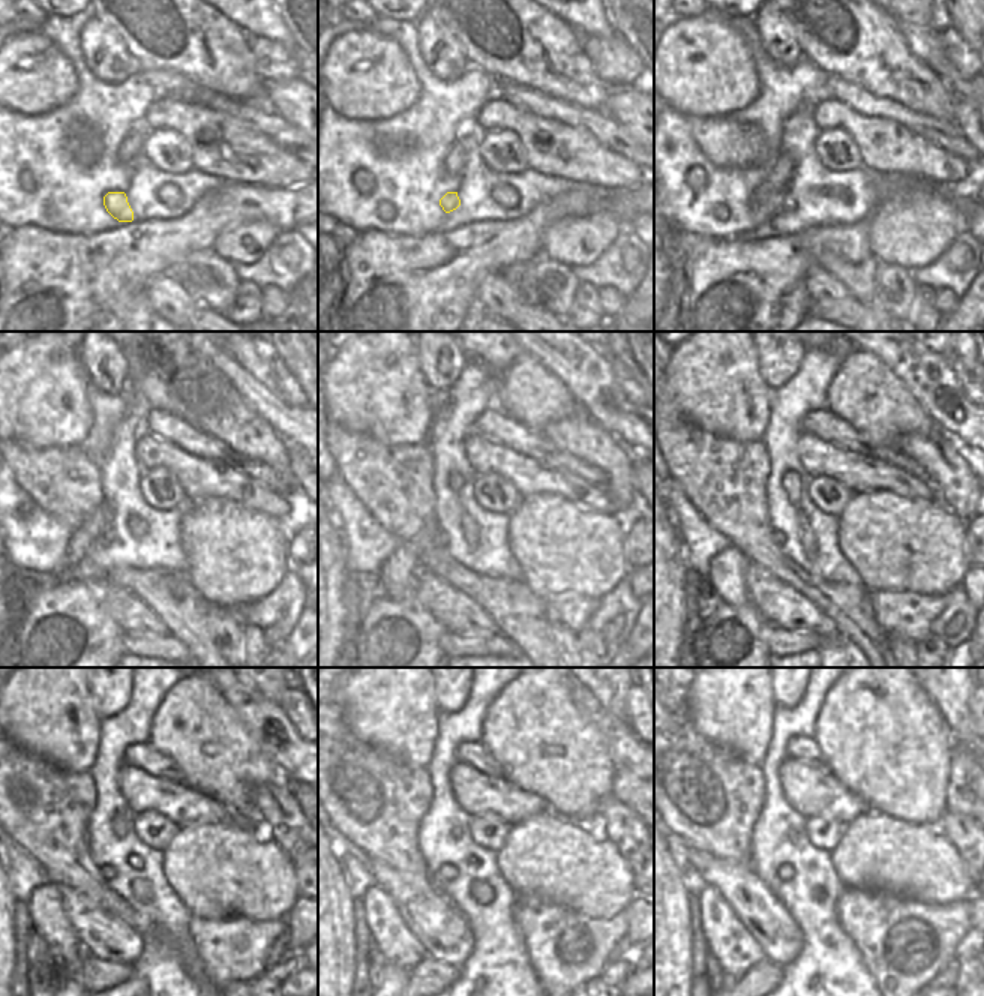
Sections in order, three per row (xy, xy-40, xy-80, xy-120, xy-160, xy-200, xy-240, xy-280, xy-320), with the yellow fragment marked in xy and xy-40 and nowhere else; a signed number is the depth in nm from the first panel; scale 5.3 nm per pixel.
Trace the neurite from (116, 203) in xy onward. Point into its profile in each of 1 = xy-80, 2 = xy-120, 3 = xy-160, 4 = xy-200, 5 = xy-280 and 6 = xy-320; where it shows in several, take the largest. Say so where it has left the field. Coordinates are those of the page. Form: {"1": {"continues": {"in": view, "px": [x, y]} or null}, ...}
{"1": {"continues": {"in": "xy-80", "px": [788, 203]}}, "2": {"continues": {"in": "xy-120", "px": [104, 540]}}, "3": {"continues": {"in": "xy-160", "px": [441, 539]}}, "4": {"continues": {"in": "xy-200", "px": [777, 536]}}, "5": {"continues": {"in": "xy-280", "px": [447, 872]}}, "6": {"continues": {"in": "xy-320", "px": [785, 872]}}}

